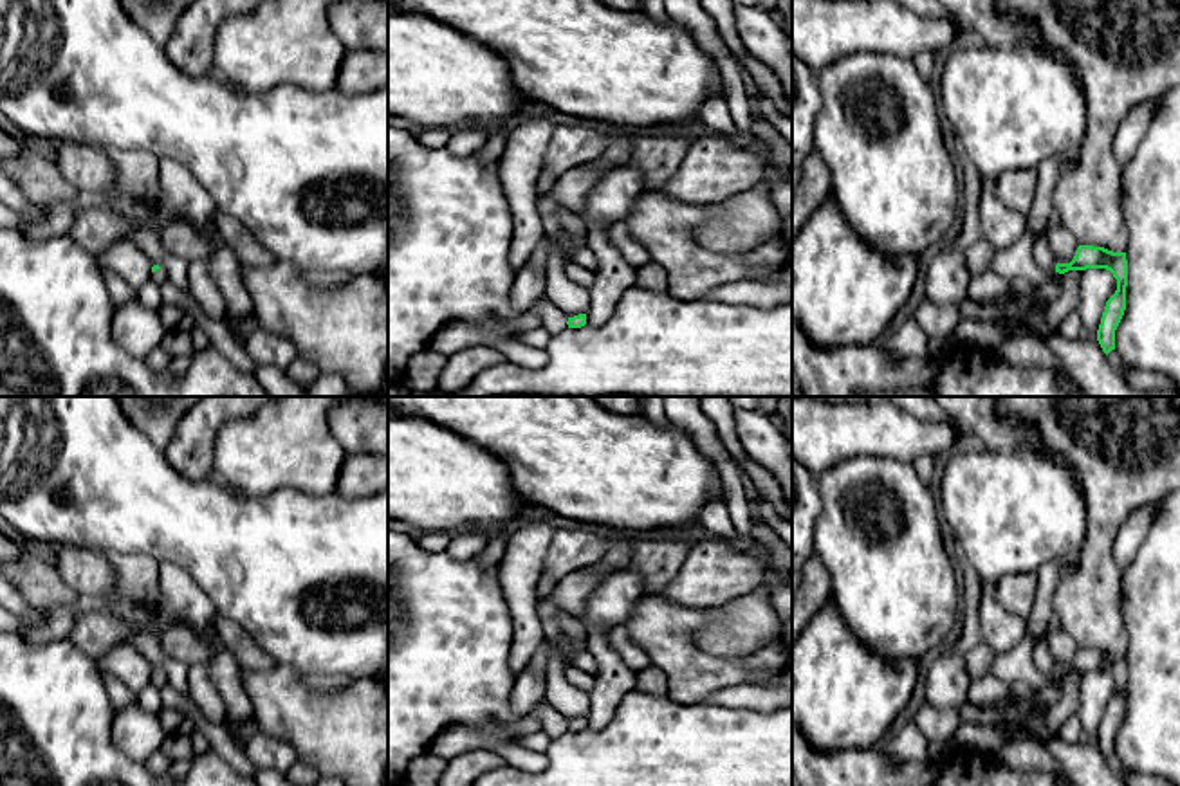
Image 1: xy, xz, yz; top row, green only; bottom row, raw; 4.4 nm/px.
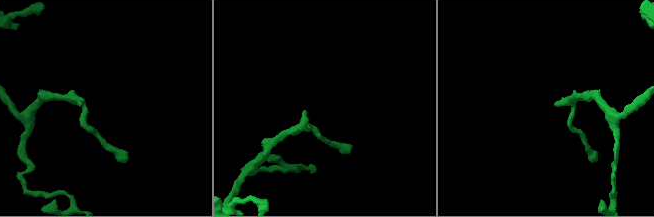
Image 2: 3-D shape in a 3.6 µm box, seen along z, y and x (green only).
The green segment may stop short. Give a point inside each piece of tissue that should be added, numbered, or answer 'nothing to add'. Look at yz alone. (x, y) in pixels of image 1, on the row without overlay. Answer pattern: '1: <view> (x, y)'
1: yz (1016, 664)

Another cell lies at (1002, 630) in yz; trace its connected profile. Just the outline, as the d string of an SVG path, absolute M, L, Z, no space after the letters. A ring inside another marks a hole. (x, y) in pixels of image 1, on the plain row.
M982 580L980 629L996 654L1007 653L1027 635L1027 620L1007 611L994 597L996 582Z

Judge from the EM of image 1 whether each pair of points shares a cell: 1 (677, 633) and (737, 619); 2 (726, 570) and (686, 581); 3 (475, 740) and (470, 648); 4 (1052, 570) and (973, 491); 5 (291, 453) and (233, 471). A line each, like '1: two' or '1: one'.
1: two
2: one
3: two
4: two
5: one

